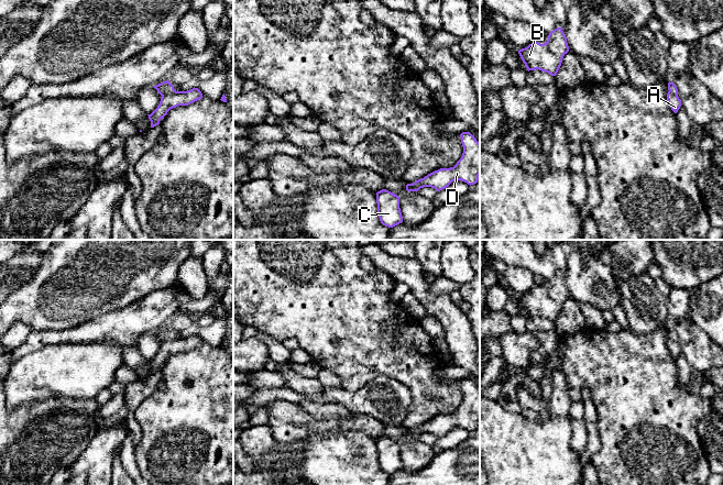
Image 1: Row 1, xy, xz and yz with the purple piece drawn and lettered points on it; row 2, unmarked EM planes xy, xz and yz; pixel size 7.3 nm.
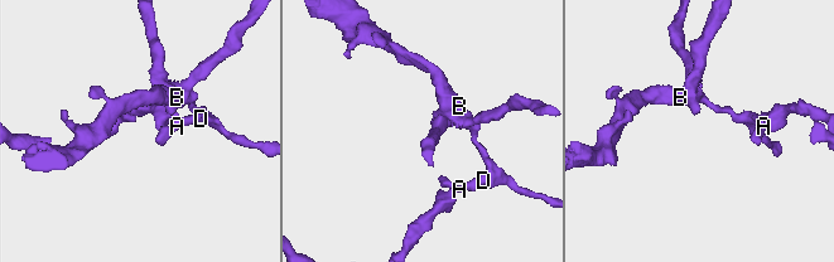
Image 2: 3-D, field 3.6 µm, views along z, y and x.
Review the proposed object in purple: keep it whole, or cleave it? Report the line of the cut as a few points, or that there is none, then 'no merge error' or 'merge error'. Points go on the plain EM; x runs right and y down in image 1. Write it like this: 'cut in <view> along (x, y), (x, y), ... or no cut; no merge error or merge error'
cut in xy along (174, 335), (162, 342); merge error

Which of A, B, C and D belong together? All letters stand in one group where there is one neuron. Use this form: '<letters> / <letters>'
A B D / C

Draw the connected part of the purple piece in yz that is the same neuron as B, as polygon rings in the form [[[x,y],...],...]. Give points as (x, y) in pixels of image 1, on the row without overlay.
[[[557,274],[548,282],[546,289],[534,288],[527,294],[518,297],[527,317],[539,316],[556,322],[563,302],[569,298],[567,284],[562,274]]]

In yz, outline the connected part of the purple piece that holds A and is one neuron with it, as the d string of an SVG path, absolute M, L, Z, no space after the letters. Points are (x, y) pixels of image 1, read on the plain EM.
M668 338L667 340L667 348L669 350L669 353L671 354L671 356L677 360L678 356L681 353L681 346L678 343L678 340L672 340L670 338Z

